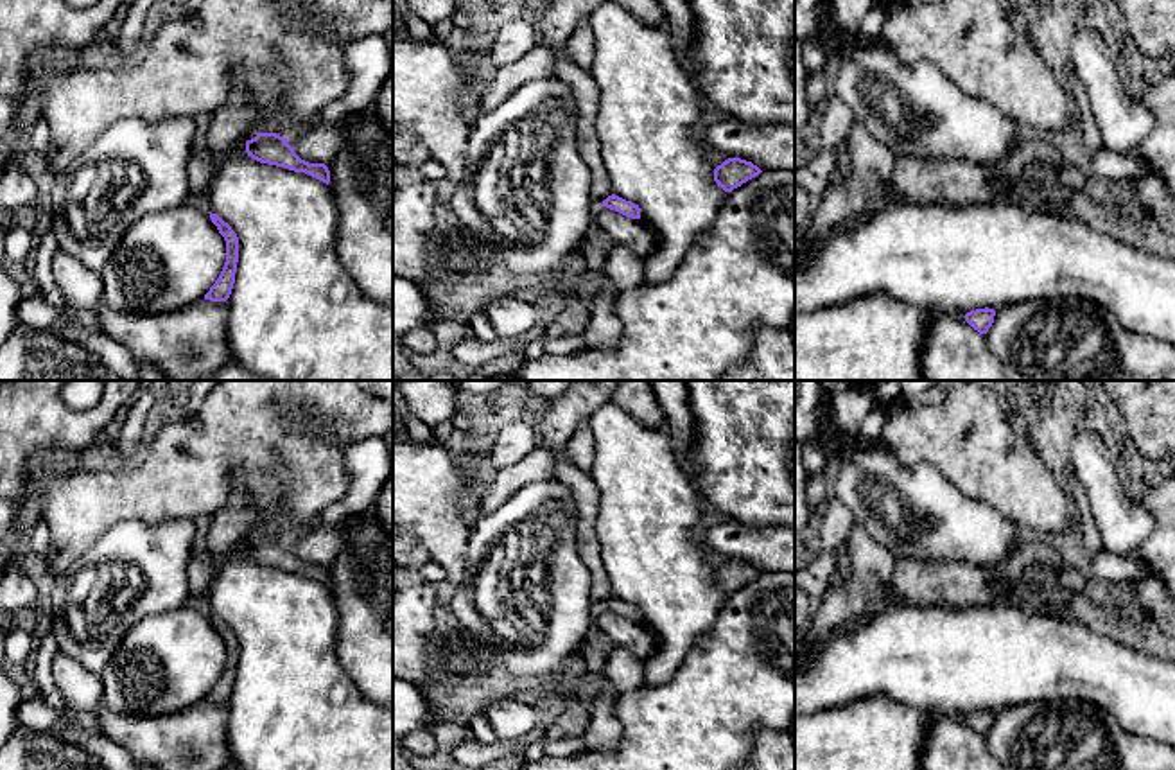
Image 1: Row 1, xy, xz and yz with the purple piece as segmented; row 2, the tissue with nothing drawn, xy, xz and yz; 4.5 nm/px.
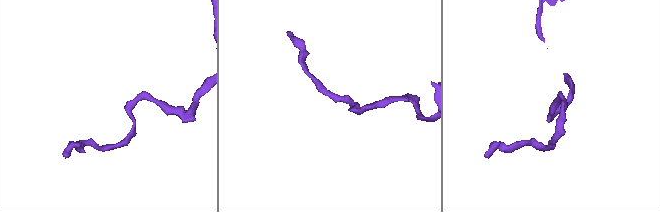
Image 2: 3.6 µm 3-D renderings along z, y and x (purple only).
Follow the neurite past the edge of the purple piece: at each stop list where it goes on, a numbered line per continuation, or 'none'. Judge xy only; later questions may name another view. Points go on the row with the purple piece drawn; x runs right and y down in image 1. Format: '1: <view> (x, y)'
none

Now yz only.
none

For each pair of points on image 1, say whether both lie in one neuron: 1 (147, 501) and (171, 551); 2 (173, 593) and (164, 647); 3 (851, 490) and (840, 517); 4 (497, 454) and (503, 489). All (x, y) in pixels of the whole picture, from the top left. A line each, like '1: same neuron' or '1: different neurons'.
1: different neurons
2: different neurons
3: different neurons
4: different neurons

